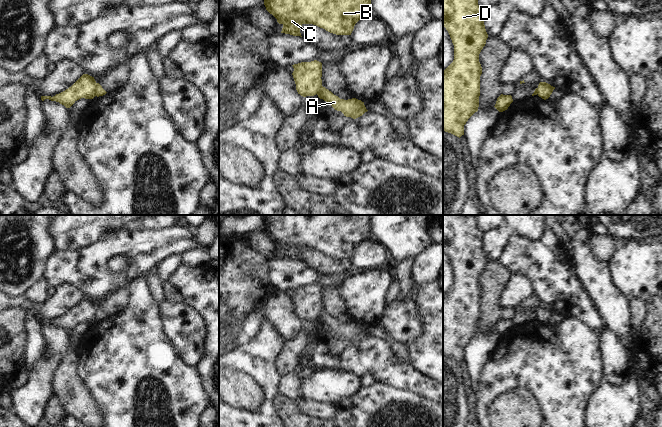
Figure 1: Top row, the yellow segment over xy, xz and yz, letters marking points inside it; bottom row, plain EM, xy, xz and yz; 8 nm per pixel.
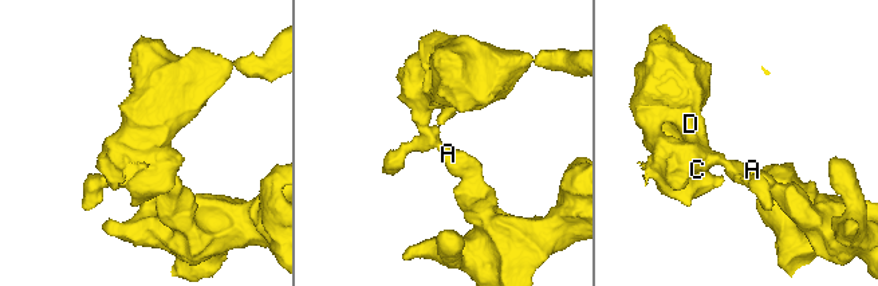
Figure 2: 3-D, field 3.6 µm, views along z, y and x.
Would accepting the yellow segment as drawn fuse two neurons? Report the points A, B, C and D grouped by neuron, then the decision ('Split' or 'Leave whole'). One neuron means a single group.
Groups: A / B C D. Split

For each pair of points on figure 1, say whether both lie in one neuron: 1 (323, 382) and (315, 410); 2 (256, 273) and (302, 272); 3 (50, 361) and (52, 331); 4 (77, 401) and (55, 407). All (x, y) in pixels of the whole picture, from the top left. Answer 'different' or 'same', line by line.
1: different
2: different
3: same
4: different

